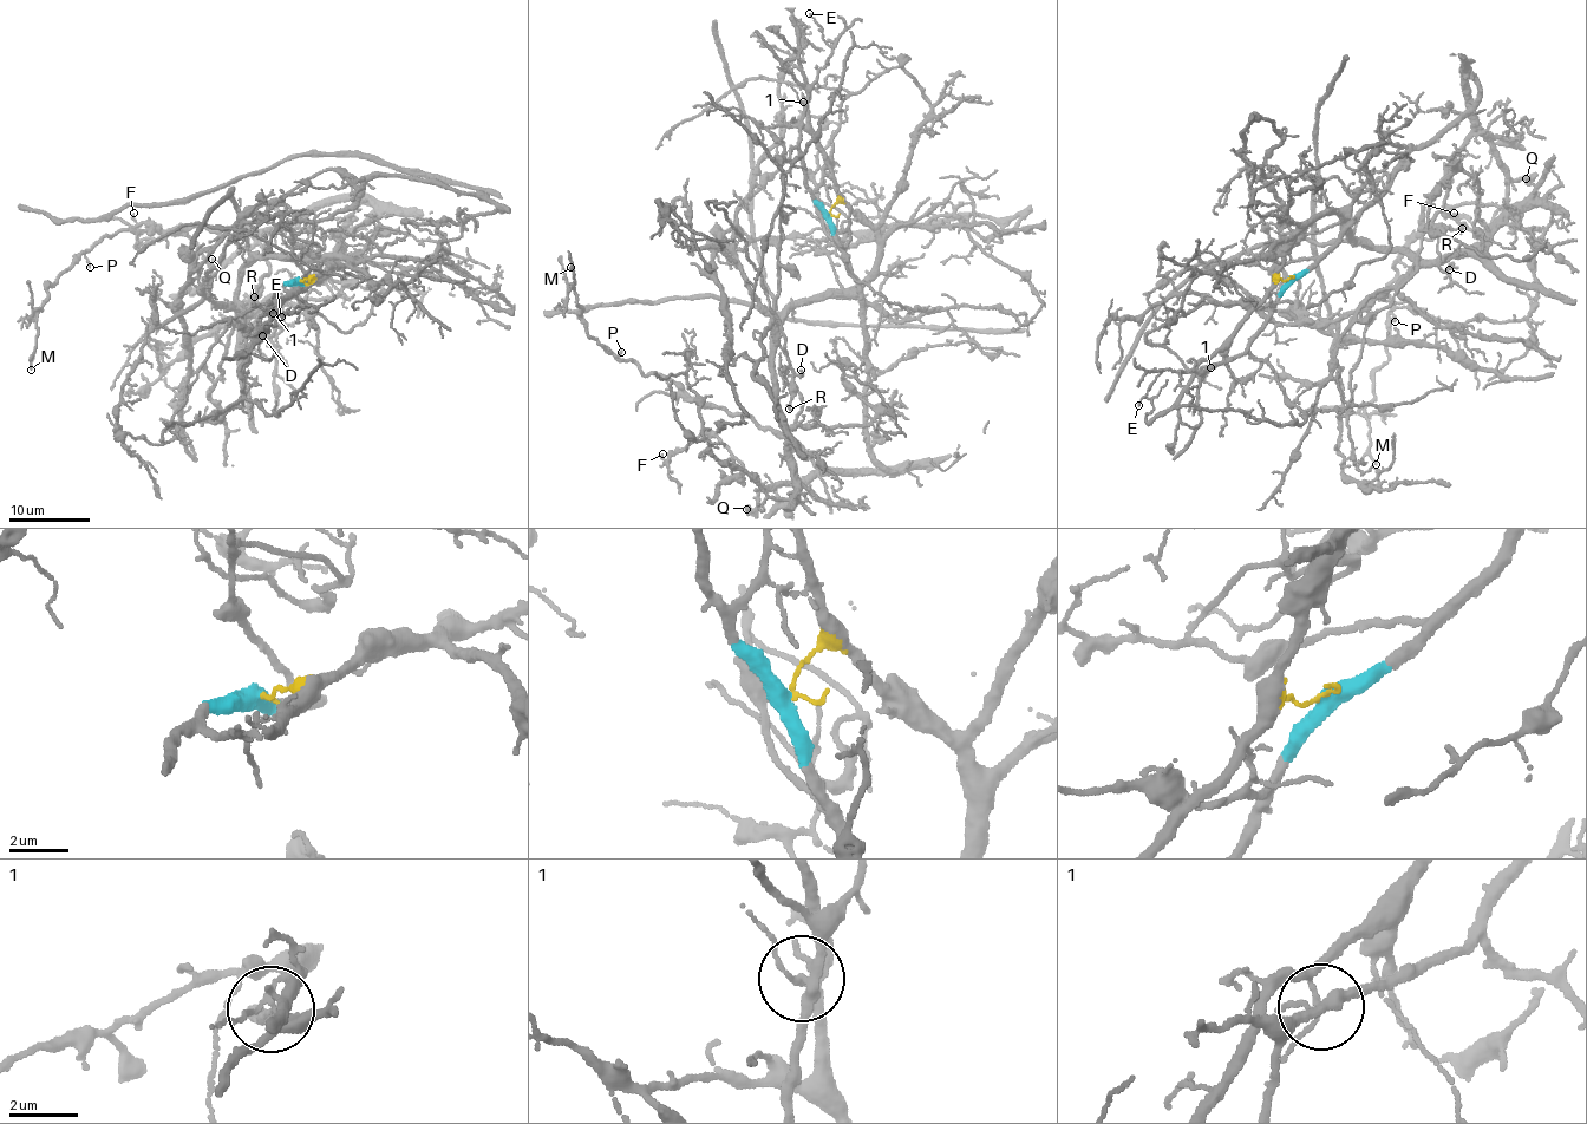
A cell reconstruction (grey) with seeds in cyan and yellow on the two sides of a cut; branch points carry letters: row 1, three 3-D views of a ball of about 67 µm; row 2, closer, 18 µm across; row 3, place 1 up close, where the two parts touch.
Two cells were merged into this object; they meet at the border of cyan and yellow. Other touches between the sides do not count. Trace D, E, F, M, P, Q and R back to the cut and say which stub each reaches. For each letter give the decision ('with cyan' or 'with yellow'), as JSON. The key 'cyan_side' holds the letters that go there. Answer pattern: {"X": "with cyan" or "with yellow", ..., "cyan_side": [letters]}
{"D": "with cyan", "E": "with cyan", "F": "with cyan", "M": "with cyan", "P": "with cyan", "Q": "with cyan", "R": "with cyan", "cyan_side": ["D", "E", "F", "M", "P", "Q", "R"]}

